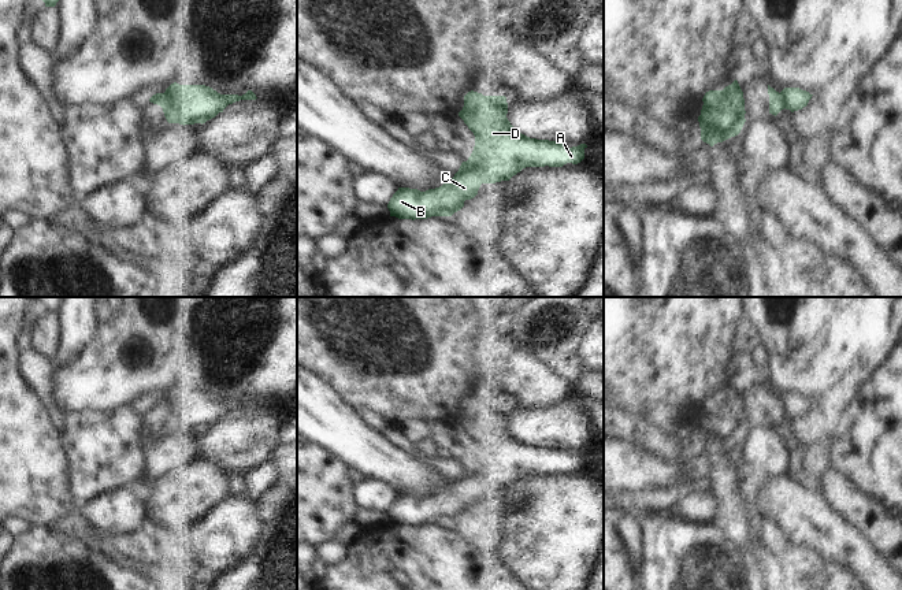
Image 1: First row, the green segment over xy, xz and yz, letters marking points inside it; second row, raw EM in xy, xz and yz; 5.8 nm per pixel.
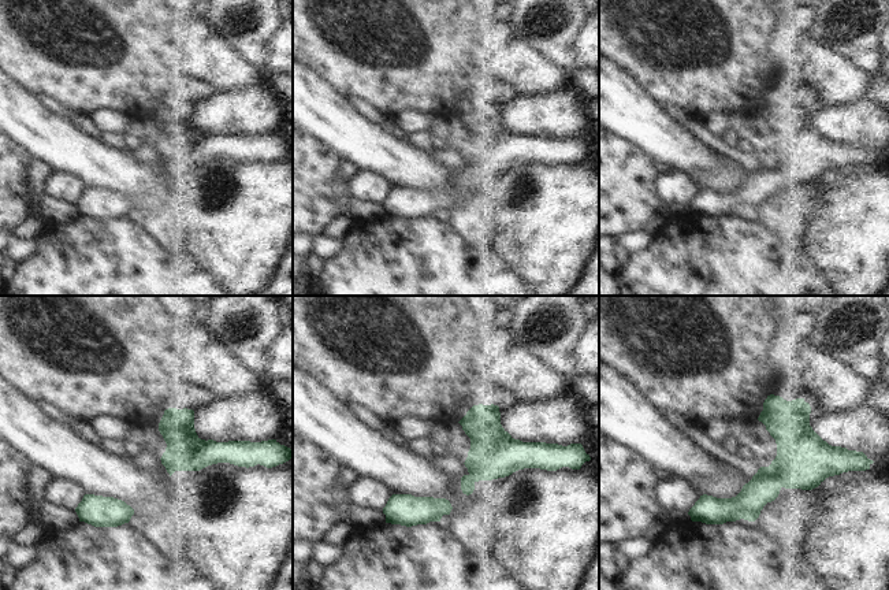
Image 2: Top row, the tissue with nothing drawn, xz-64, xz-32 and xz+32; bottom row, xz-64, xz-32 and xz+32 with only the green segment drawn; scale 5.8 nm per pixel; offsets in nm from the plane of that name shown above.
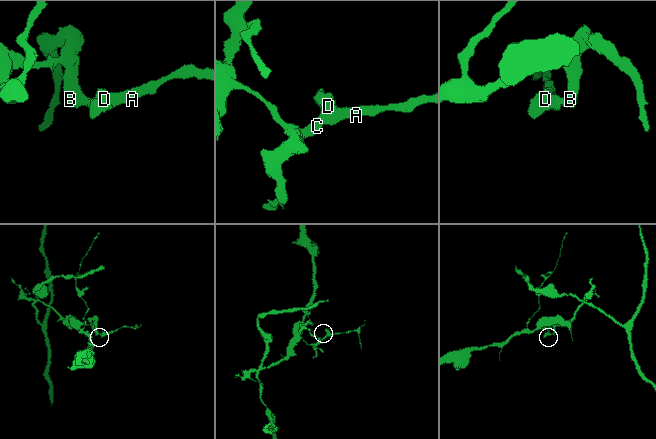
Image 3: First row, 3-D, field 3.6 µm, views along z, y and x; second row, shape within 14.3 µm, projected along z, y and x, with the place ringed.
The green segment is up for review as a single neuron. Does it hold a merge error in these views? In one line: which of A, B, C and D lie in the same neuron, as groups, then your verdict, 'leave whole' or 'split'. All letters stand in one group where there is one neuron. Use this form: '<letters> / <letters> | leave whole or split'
A B C D | leave whole

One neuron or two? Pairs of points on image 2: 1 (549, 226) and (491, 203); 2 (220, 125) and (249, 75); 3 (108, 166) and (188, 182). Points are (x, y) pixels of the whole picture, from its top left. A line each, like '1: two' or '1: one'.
1: one
2: two
3: two

